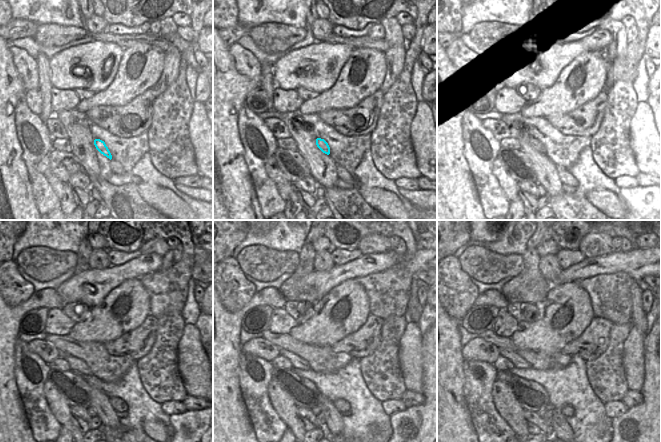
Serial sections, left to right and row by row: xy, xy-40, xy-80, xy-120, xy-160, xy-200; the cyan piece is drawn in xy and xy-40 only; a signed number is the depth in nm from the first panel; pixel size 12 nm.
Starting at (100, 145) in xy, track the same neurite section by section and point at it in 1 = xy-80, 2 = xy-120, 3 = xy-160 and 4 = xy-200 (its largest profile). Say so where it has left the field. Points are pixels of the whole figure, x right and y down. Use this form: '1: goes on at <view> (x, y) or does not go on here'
1: goes on at xy-80 (536, 144)
2: goes on at xy-120 (76, 364)
3: goes on at xy-160 (298, 363)
4: goes on at xy-200 (519, 362)

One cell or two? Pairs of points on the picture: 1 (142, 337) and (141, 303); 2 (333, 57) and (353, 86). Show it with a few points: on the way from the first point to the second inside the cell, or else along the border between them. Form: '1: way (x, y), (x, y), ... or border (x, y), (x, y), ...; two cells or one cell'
1: border (148, 314), (139, 325), (122, 335); two cells
2: border (354, 49), (342, 67), (336, 81), (329, 88); two cells

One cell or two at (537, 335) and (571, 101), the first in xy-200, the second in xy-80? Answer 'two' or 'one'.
one

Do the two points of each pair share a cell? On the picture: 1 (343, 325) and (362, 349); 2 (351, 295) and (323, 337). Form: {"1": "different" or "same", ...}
{"1": "different", "2": "same"}

